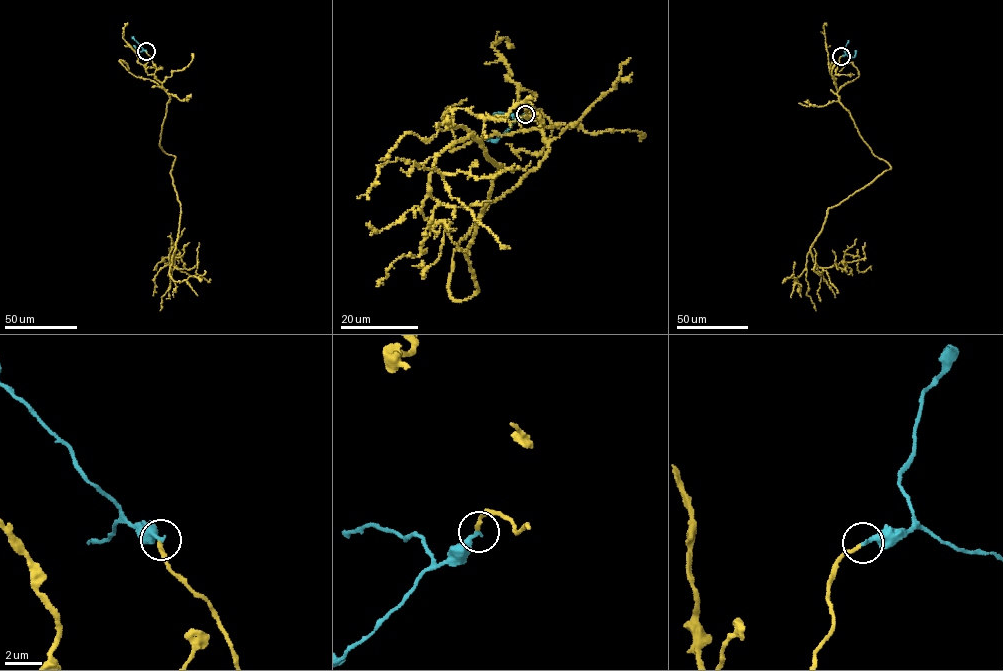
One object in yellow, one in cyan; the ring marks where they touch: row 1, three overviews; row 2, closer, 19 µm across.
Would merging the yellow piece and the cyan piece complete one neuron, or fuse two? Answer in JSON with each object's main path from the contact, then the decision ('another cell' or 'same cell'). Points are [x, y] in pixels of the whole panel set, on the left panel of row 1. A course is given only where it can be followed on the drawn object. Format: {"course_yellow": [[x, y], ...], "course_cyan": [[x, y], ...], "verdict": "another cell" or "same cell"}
{"course_yellow": [[146, 51], [170, 99], [159, 145], [175, 158], [181, 213], [173, 257], [169, 265], [172, 246], [162, 261]], "course_cyan": [[146, 51], [139, 52], [133, 45]], "verdict": "same cell"}

